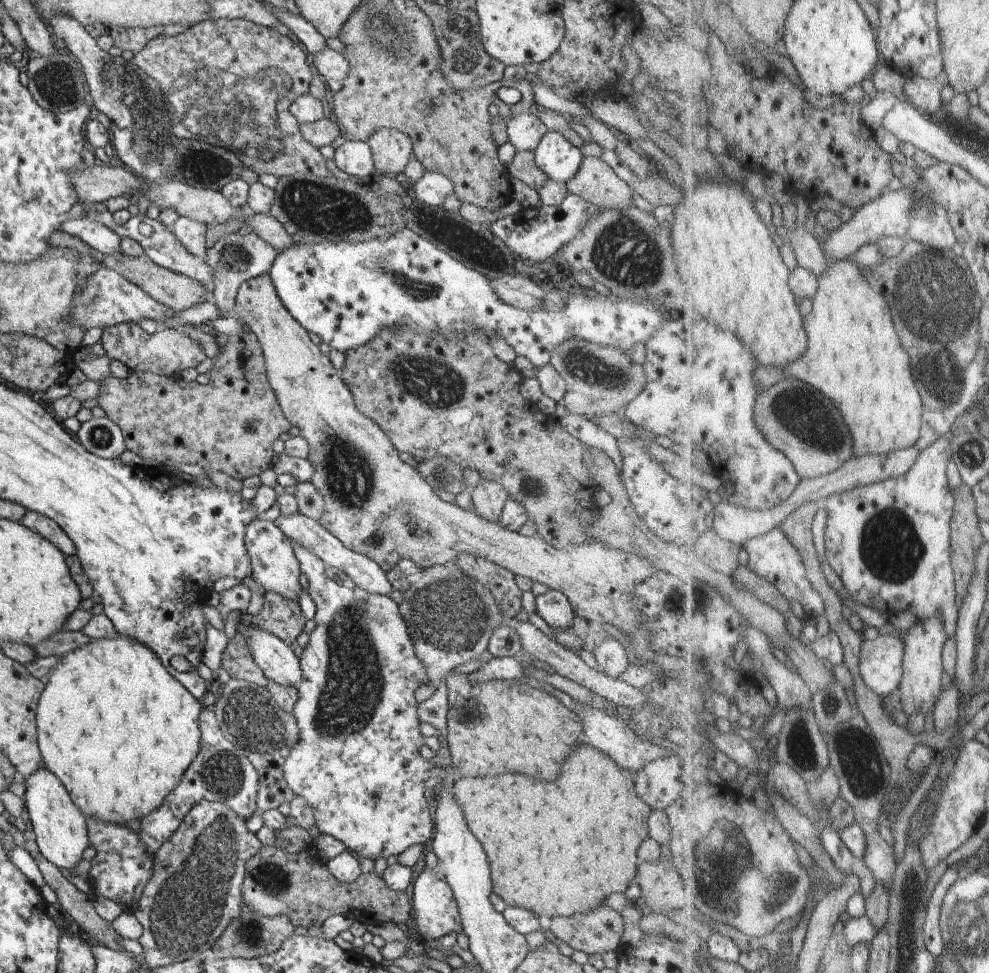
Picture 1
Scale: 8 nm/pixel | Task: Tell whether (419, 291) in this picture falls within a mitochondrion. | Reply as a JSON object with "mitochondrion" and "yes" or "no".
{"mitochondrion":"yes"}

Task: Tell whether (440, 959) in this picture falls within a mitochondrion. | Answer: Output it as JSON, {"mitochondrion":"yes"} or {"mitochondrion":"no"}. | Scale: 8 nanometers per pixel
{"mitochondrion":"no"}

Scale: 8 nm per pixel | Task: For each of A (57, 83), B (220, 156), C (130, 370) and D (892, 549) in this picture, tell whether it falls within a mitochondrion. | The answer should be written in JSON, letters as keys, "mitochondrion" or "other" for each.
{"A":"mitochondrion","B":"mitochondrion","C":"other","D":"mitochondrion"}

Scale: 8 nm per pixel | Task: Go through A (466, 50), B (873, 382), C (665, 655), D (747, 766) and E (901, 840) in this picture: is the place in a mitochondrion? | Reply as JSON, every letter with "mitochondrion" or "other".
{"A":"mitochondrion","B":"other","C":"other","D":"other","E":"other"}

